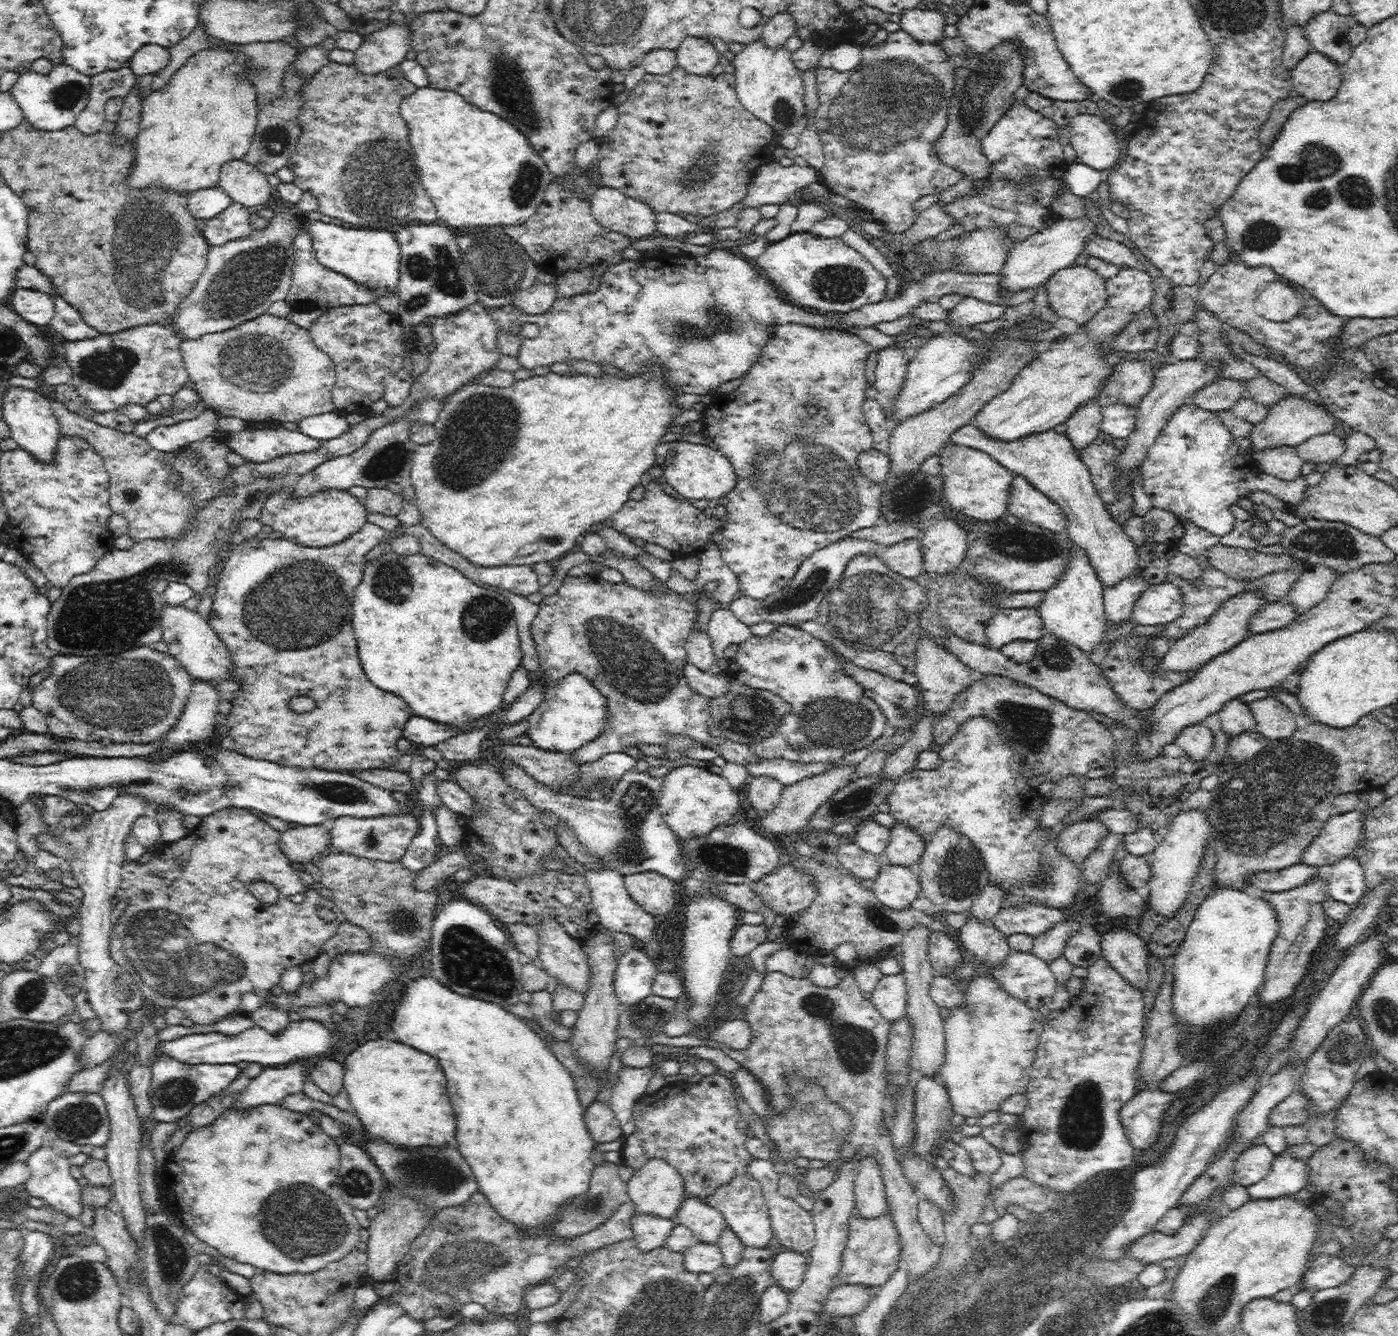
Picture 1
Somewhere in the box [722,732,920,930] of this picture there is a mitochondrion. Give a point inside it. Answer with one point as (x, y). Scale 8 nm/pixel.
(856, 800)

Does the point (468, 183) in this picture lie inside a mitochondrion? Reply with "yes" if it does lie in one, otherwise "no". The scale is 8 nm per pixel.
no

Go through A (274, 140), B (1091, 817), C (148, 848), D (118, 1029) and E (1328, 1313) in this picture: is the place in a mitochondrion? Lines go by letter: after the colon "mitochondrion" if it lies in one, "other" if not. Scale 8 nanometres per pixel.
A: mitochondrion
B: other
C: other
D: other
E: mitochondrion

